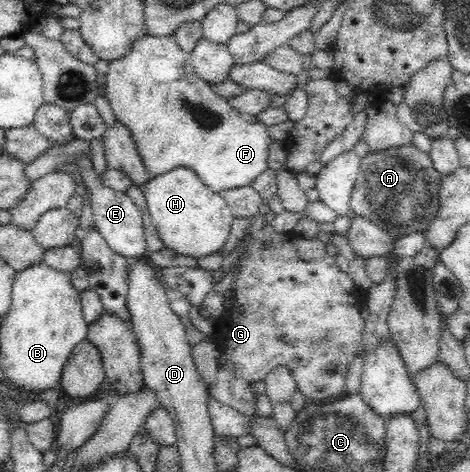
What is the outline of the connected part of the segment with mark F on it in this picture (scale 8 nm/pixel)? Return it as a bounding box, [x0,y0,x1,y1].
[102,31,273,192]

